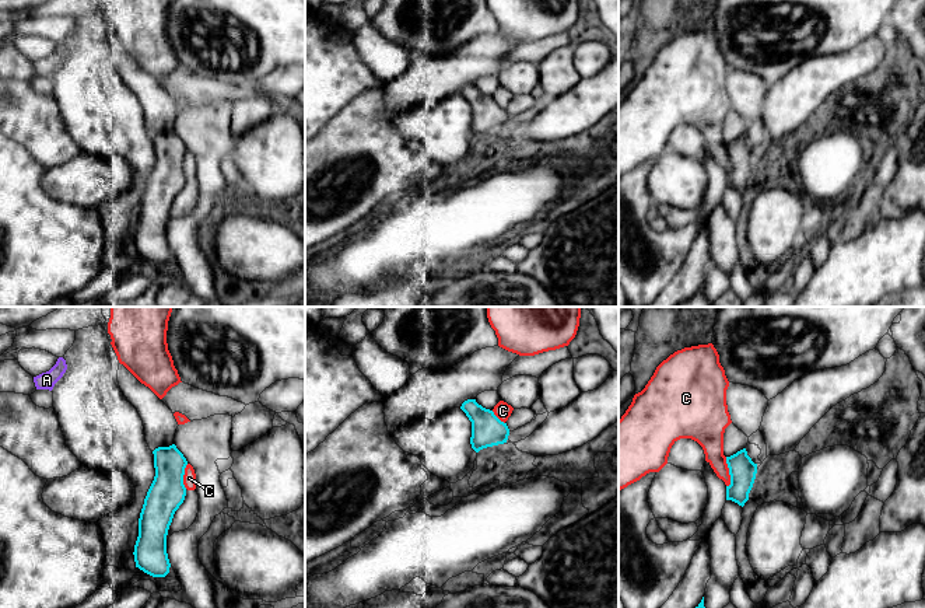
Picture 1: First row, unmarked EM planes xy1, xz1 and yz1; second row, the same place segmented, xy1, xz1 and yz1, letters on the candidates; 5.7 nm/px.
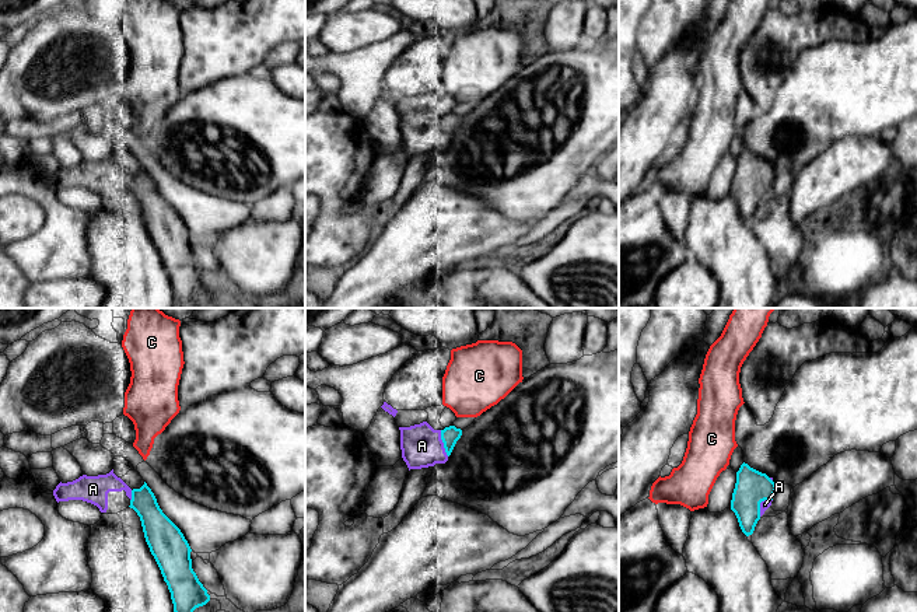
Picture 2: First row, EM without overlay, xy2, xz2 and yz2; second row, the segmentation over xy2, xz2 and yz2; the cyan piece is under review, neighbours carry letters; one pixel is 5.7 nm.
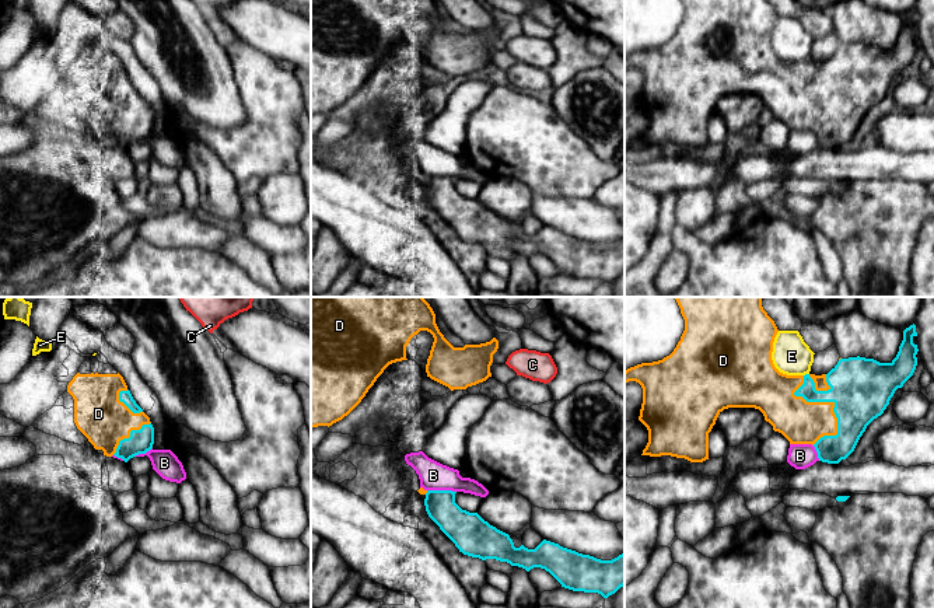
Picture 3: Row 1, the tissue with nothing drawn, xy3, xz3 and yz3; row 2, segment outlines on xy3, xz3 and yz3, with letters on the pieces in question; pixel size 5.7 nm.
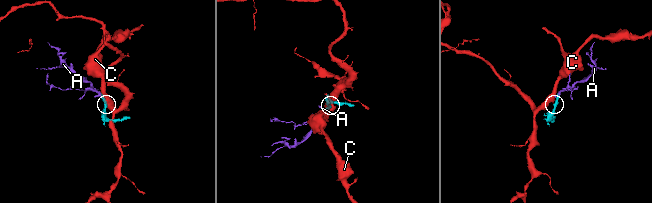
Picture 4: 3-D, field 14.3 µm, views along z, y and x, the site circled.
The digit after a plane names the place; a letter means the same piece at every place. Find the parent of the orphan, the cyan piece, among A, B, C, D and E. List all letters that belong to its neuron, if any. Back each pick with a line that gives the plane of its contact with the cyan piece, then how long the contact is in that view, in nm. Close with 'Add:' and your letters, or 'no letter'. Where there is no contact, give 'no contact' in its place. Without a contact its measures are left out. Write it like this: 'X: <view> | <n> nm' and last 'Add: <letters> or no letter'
A: xz2 | 160 nm
D: yz3 | 400 nm
Add: A, D

